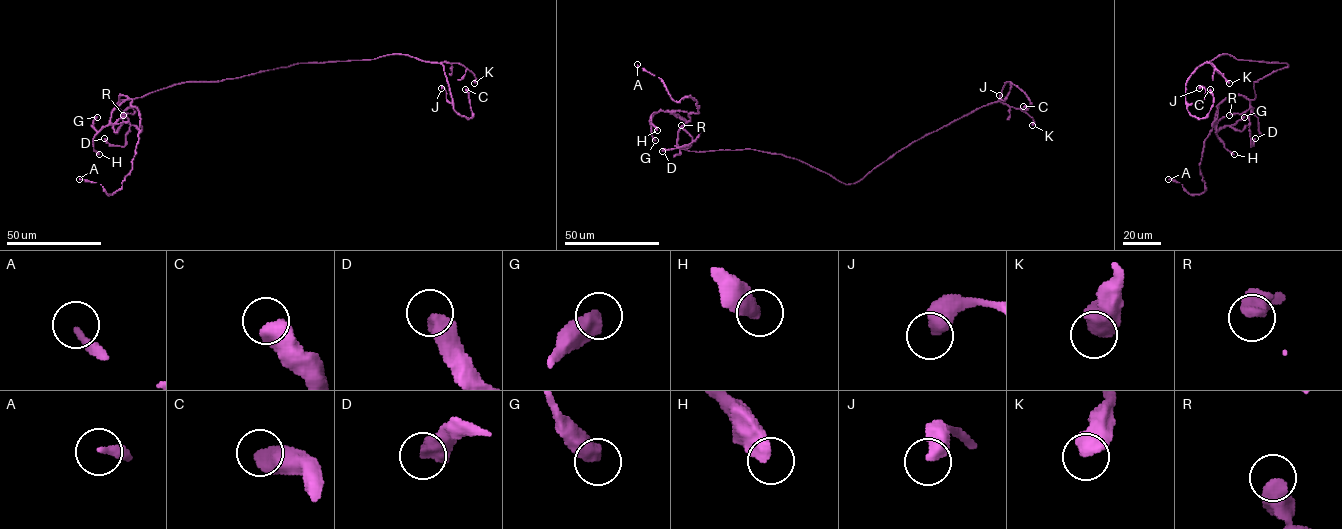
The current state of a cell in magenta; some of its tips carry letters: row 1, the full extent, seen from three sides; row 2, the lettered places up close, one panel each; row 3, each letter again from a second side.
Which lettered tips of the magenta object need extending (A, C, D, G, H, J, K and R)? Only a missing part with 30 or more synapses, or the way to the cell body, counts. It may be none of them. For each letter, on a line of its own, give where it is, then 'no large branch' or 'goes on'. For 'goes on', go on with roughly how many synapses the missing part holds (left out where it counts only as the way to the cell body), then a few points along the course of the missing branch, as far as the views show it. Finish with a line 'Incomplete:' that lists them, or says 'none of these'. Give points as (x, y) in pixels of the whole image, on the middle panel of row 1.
A: place (637, 64); no large branch
C: place (1023, 106); no large branch
D: place (662, 151); no large branch
G: place (655, 140); no large branch
H: place (657, 130); no large branch
J: place (999, 95); no large branch
K: place (1032, 125); no large branch
R: place (681, 125); no large branch
Incomplete: none of these

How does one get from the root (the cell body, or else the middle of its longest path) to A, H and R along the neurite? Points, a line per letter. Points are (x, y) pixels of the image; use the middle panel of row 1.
A: (809, 165), (753, 149), (681, 148), (678, 130), (697, 101), (675, 101), (637, 64)
H: (809, 165), (750, 149), (685, 150), (678, 145), (677, 134), (686, 121), (669, 111), (652, 114), (657, 130)
R: (809, 165), (750, 149), (696, 152), (675, 146), (680, 149), (692, 143), (681, 125)

